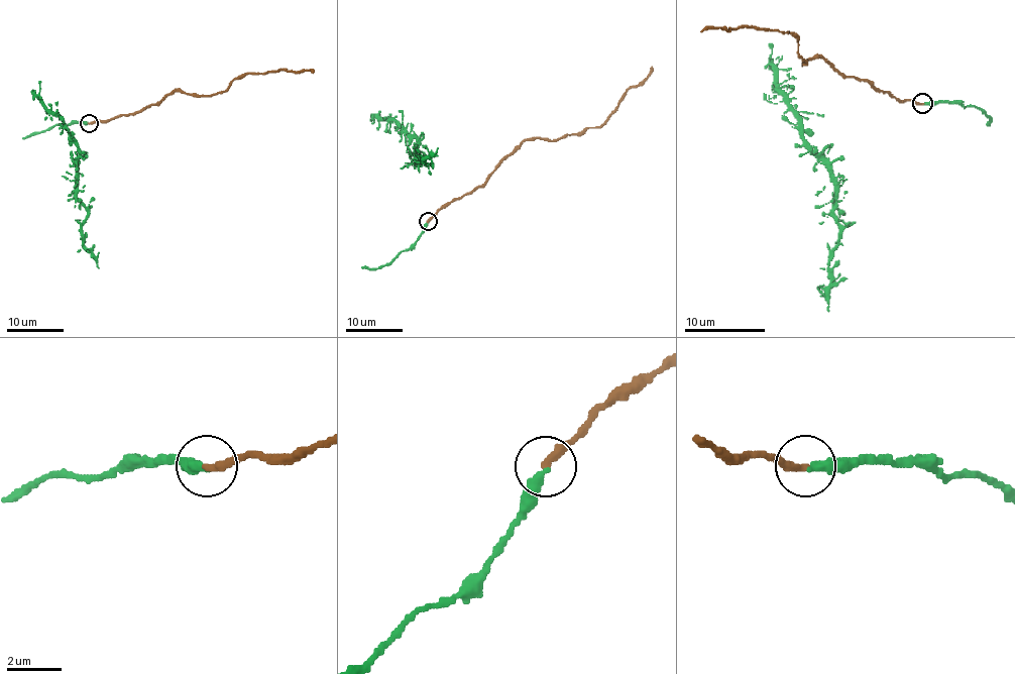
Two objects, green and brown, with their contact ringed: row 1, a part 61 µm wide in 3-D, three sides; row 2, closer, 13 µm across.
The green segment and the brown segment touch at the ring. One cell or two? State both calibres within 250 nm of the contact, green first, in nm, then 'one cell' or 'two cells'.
360/320 nm | one cell

